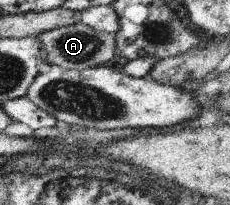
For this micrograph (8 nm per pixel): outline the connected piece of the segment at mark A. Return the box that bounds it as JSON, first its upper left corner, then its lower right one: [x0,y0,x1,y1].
[36,21,116,71]

